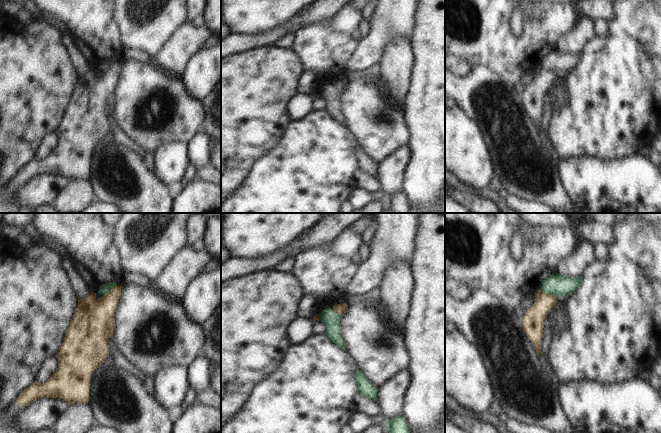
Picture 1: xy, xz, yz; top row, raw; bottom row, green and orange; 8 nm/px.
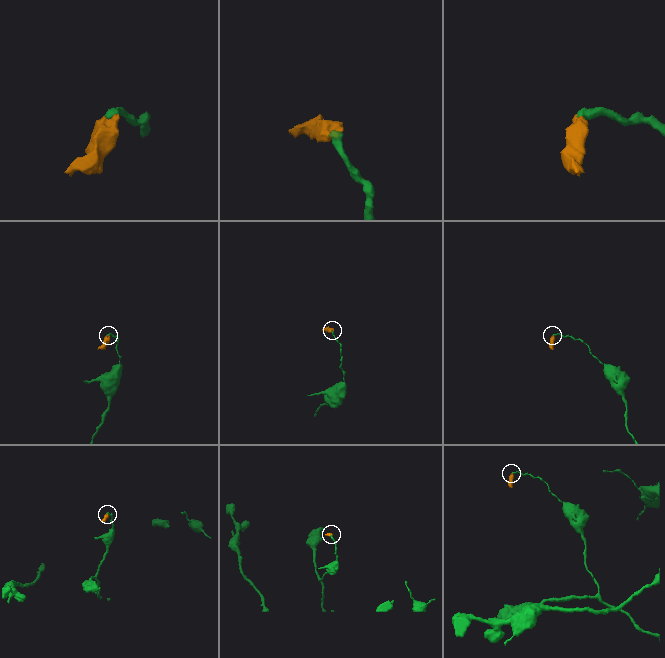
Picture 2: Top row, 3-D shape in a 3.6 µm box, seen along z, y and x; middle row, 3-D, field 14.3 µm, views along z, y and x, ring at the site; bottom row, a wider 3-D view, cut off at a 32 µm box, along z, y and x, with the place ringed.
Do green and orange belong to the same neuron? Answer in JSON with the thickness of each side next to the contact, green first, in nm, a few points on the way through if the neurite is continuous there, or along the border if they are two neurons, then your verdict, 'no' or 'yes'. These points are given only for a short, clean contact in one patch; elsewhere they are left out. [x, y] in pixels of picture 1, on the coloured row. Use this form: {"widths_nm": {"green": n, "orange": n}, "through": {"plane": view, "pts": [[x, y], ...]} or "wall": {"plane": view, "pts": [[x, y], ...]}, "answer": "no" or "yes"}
{"widths_nm": {"green": 170, "orange": 180}, "wall": {"plane": "yz", "pts": [[540, 288], [556, 297]]}, "answer": "no"}

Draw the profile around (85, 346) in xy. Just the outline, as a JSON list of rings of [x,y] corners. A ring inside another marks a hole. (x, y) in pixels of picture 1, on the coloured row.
[[[121,285],[113,287],[99,300],[96,293],[78,299],[78,305],[55,355],[58,368],[44,383],[34,381],[0,415],[0,433],[19,433],[11,420],[26,406],[41,398],[59,398],[68,404],[90,401],[92,374],[110,355],[109,338],[113,337],[115,312]]]

